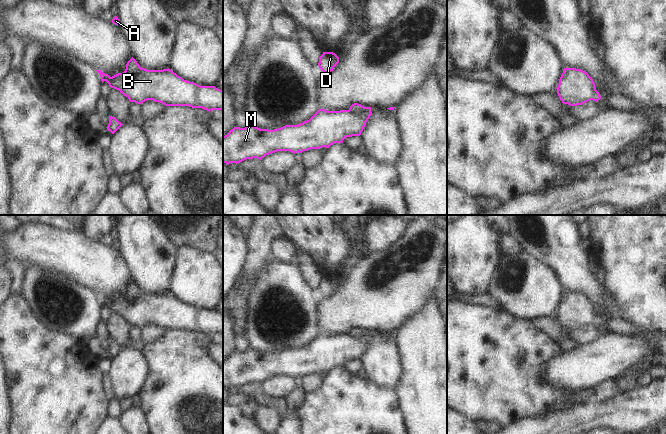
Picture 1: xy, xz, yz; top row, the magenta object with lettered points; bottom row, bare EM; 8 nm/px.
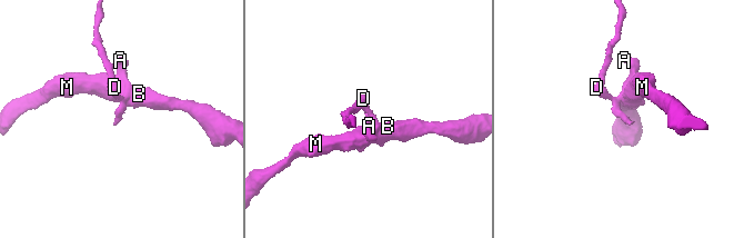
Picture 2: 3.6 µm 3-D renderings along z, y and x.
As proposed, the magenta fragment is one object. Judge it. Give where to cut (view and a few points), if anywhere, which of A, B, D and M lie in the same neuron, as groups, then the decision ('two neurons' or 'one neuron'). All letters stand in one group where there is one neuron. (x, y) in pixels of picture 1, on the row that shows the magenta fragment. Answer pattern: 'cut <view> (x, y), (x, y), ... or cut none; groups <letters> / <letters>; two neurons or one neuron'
cut xy (141, 68), (134, 76), (127, 77), (123, 73); groups A D / B M; two neurons

